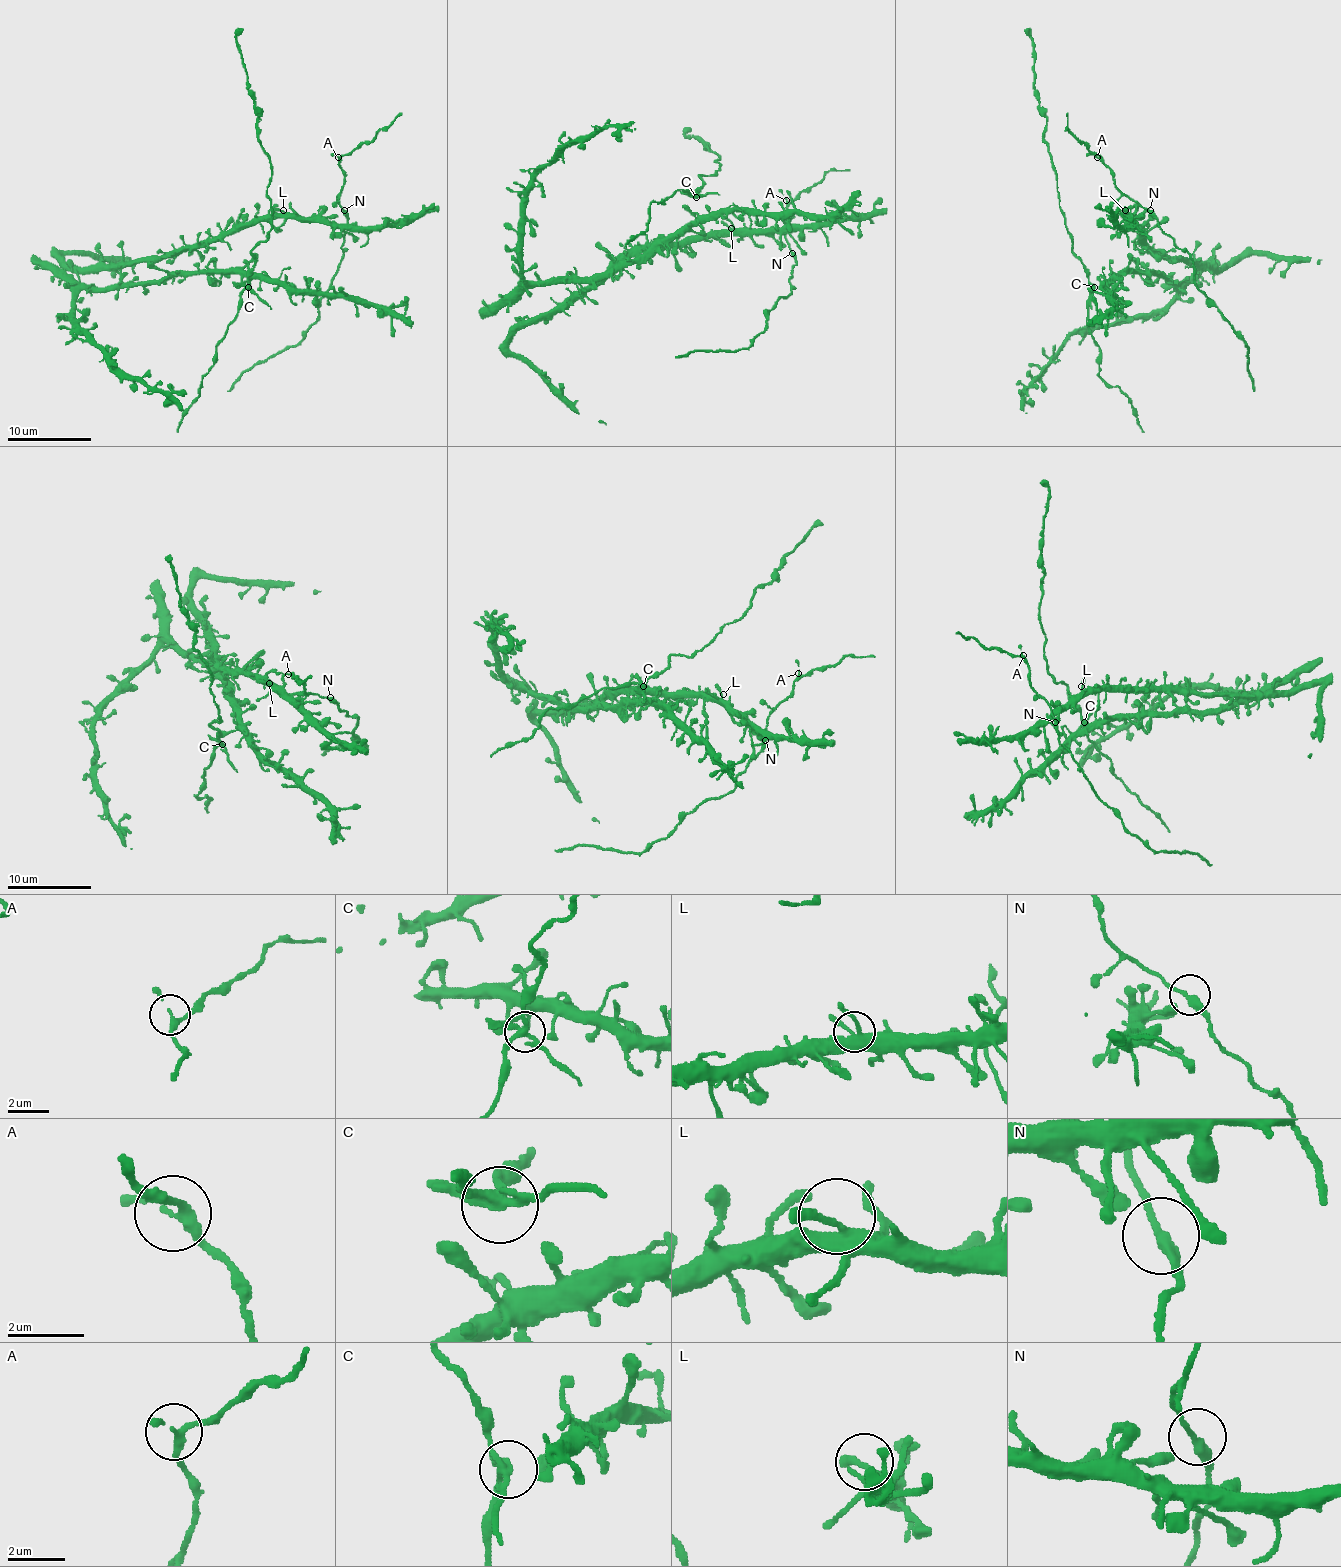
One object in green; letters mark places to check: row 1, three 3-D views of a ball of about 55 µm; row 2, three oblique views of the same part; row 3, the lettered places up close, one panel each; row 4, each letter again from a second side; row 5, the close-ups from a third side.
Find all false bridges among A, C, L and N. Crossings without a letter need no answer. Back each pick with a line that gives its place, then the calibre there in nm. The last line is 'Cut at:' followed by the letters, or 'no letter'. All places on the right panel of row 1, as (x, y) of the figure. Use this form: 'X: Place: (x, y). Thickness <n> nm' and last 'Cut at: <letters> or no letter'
C: Place: (1094, 287). Thickness 240 nm
Cut at: C

